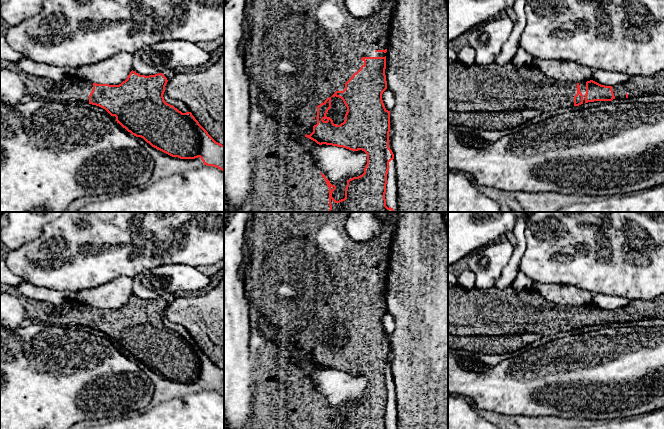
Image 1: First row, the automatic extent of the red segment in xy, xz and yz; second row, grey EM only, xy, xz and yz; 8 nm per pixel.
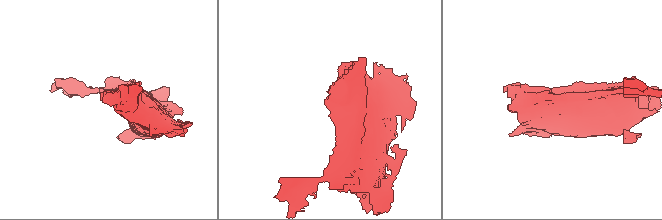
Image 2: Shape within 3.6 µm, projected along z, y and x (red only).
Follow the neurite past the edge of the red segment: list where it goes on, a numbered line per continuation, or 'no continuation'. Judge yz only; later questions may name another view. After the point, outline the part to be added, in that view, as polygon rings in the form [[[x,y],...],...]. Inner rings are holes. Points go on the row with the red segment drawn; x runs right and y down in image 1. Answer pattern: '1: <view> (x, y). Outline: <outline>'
1: yz (583, 84). Outline: [[[586,82],[579,83],[580,85],[580,91],[583,95],[583,103],[585,103],[585,94],[586,94]]]

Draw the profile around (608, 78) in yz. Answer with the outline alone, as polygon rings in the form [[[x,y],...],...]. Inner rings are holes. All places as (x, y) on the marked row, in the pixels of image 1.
[[[595,70],[592,80],[605,86],[614,86],[626,83],[632,76],[614,71]]]

